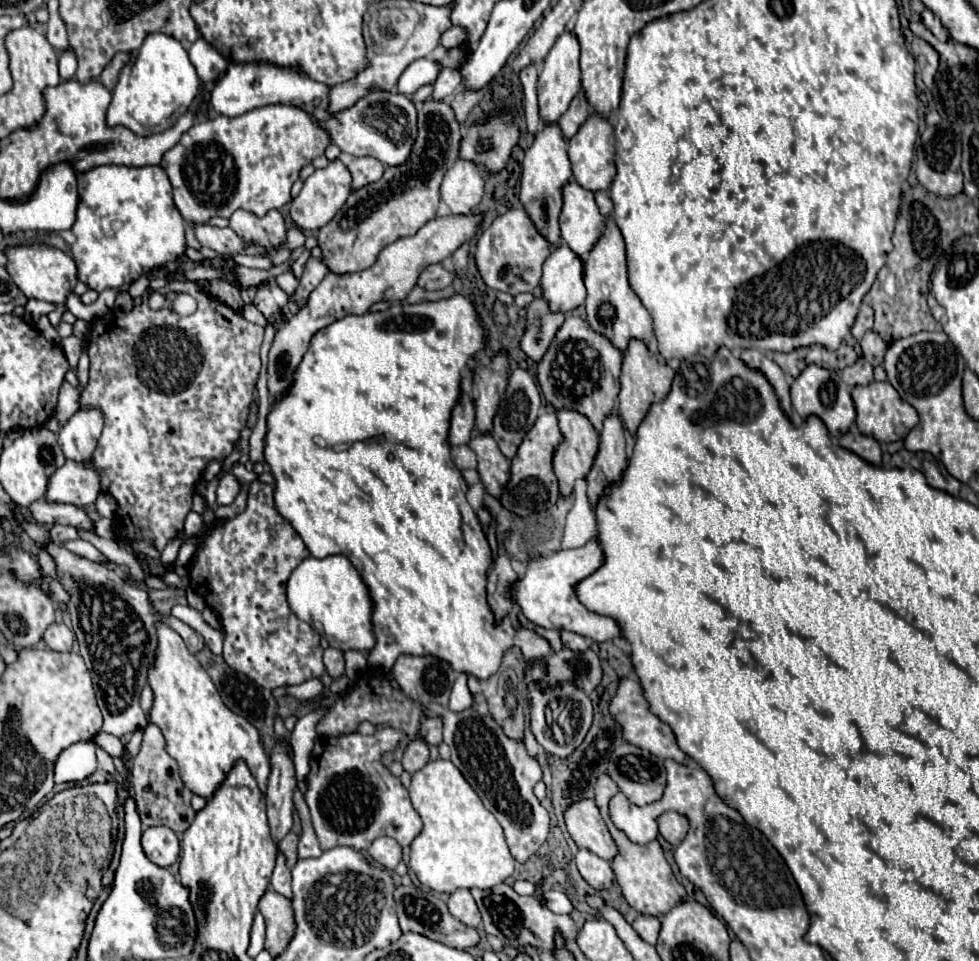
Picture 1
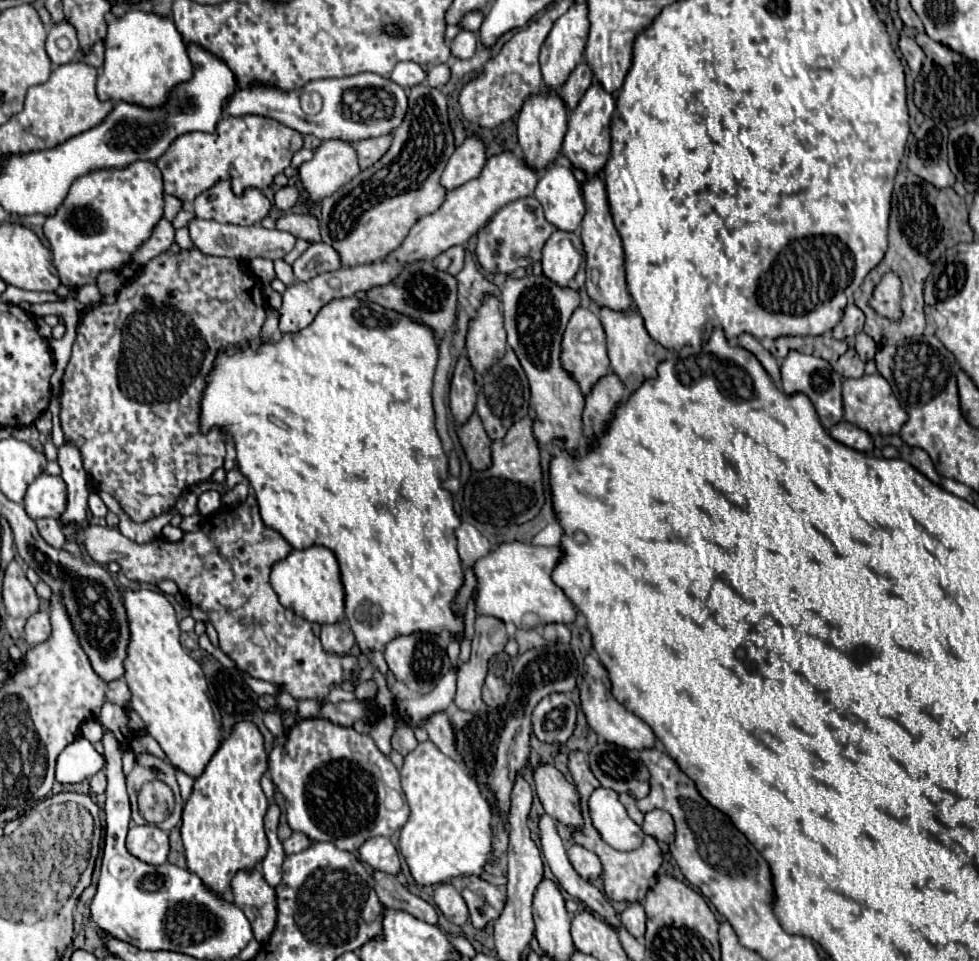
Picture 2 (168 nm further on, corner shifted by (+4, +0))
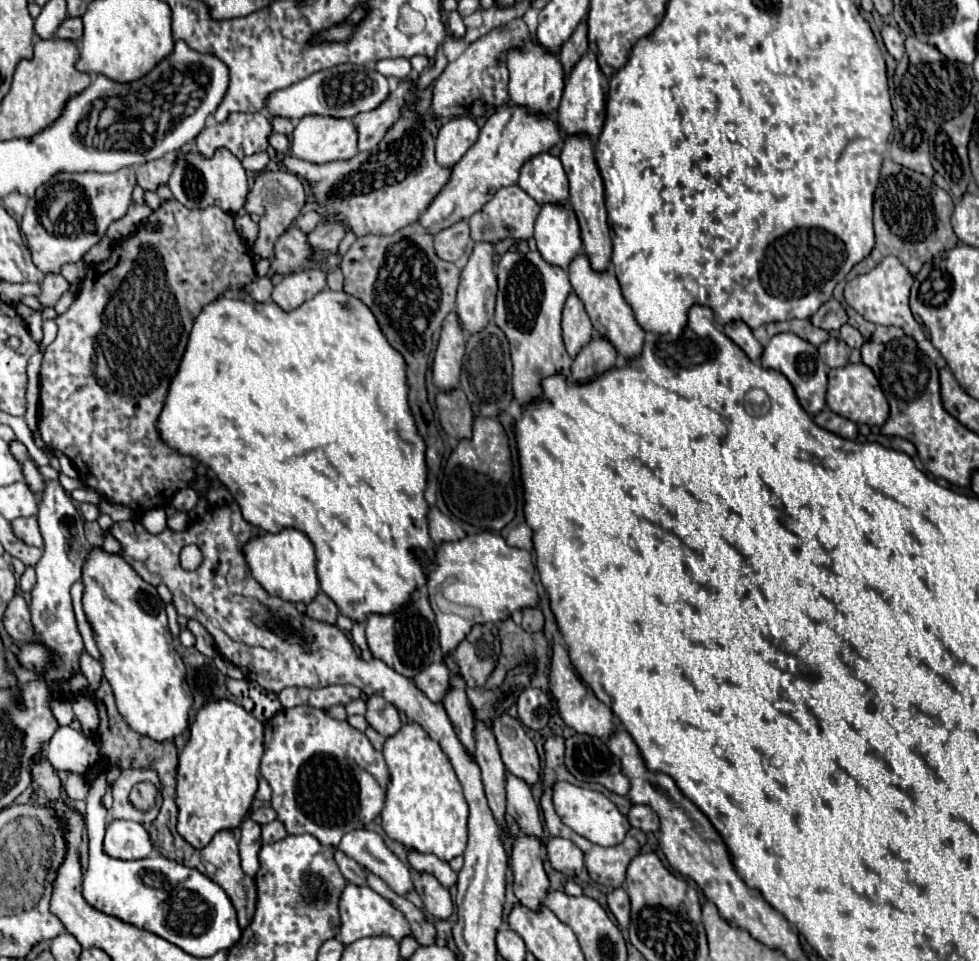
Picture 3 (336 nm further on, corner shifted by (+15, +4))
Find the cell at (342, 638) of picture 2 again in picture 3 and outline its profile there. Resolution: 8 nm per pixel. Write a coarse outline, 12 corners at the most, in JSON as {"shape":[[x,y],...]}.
{"shape":[[324,592],[306,608],[312,620],[336,624],[338,608]]}

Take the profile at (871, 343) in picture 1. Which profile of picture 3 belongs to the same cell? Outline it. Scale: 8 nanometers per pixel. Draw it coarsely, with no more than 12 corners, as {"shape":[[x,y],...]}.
{"shape":[[850,324],[840,328],[848,348],[862,348],[864,336]]}

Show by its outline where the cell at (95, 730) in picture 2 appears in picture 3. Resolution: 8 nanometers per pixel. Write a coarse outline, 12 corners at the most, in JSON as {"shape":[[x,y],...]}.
{"shape":[[52,700],[52,712],[62,726],[74,720],[72,704]]}

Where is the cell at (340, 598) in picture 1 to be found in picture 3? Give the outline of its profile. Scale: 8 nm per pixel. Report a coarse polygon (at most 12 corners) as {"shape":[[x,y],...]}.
{"shape":[[294,528],[244,546],[270,596],[310,604],[320,592],[312,540]]}

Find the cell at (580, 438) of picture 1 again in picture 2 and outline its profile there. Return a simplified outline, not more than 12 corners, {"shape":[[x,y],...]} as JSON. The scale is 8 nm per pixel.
{"shape":[[507,278],[507,344],[531,388],[541,444],[577,448],[583,392],[561,364],[577,290]]}

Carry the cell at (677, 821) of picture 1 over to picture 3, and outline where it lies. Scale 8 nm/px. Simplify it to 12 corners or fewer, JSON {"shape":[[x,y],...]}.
{"shape":[[632,806],[628,822],[644,832],[658,832],[660,820],[650,806]]}

